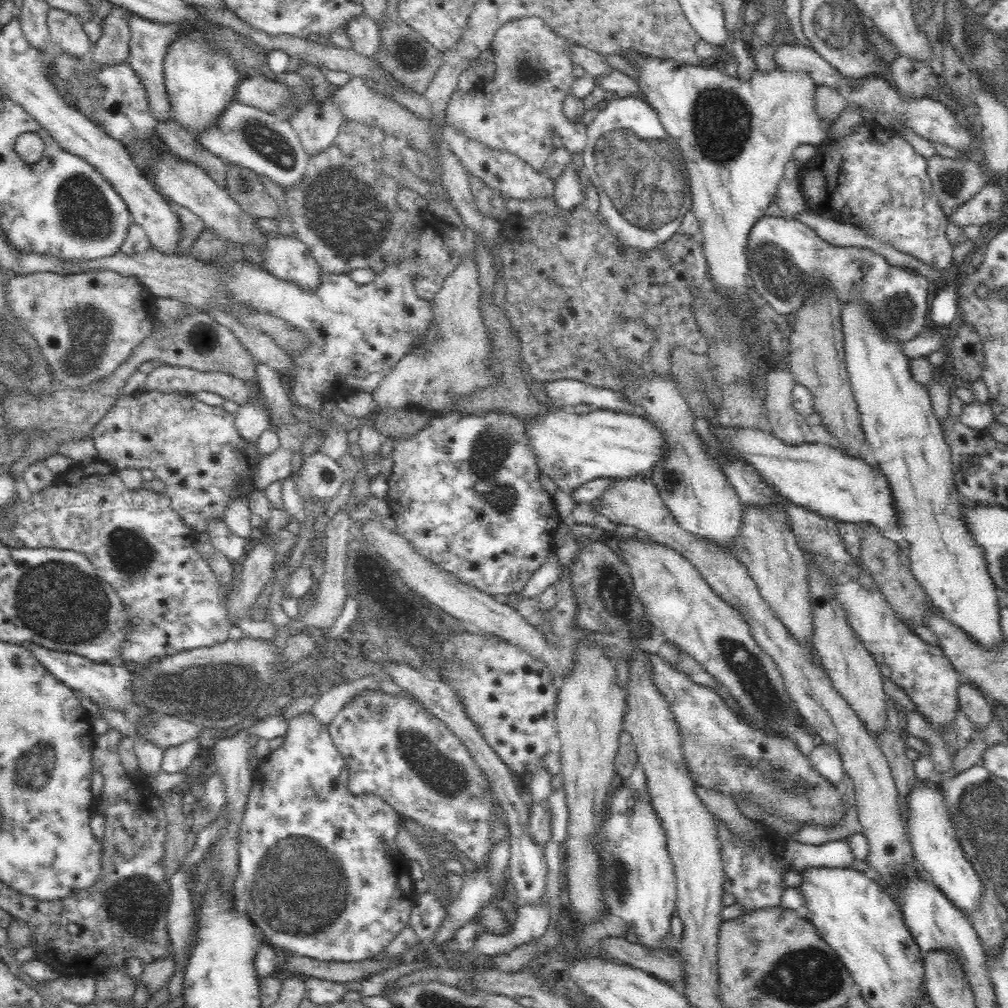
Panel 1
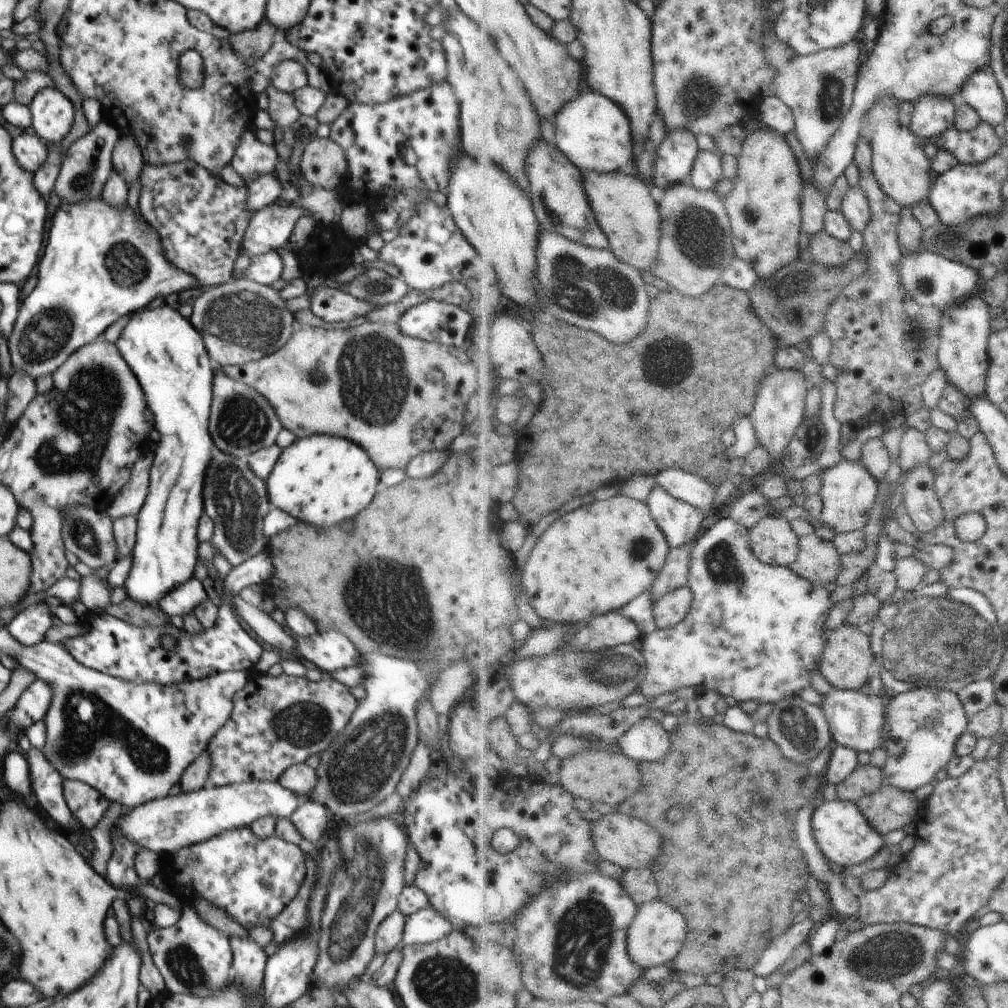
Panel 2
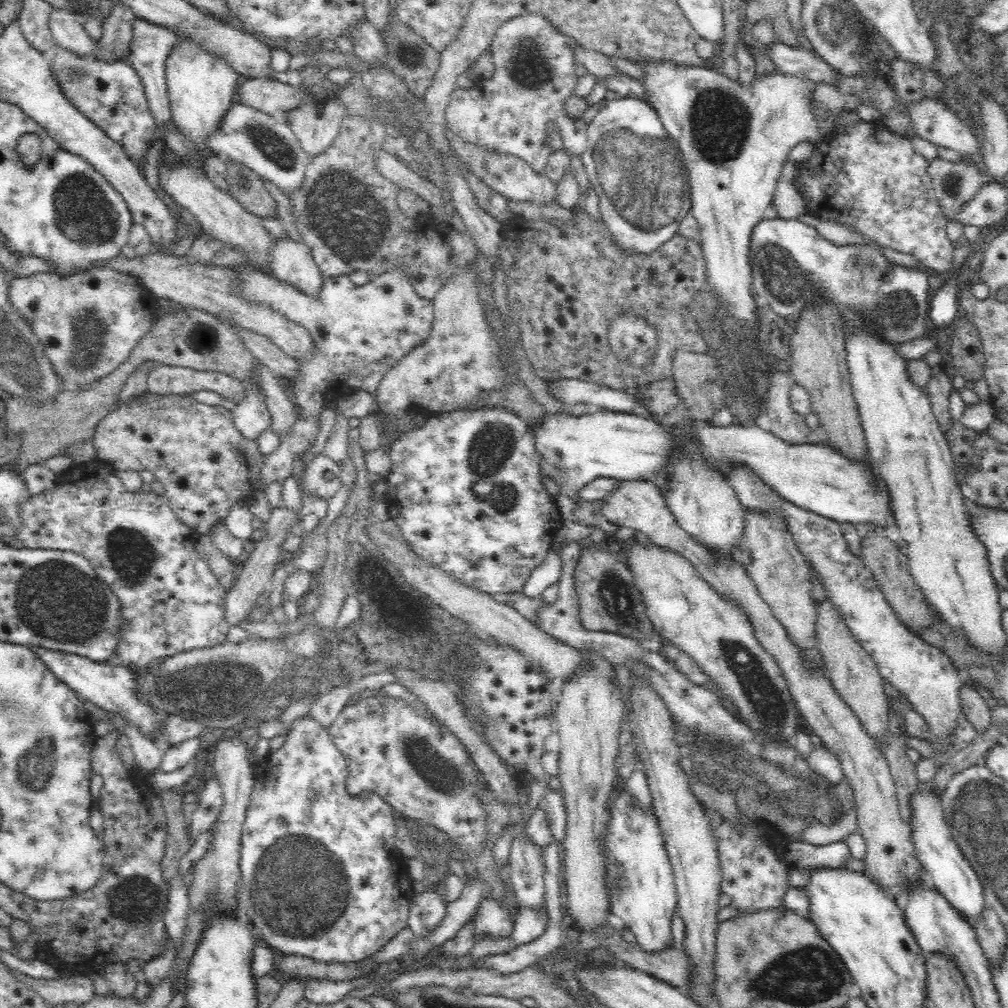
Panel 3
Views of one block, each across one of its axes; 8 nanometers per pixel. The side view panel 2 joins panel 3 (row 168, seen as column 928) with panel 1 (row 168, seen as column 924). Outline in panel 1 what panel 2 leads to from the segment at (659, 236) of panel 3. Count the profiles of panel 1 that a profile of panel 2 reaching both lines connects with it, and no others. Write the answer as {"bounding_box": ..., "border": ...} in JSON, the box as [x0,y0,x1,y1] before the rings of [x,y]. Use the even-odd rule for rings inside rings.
{"bounding_box":[582,97,693,250],"border":[[[616,97],[594,117],[586,130],[587,144],[582,152],[583,166],[588,181],[593,183],[599,194],[599,211],[606,224],[616,232],[620,241],[641,250],[654,249],[670,240],[681,228],[684,215],[693,206],[691,185],[684,168],[683,154],[679,144],[662,126],[657,112],[643,97]]]}

